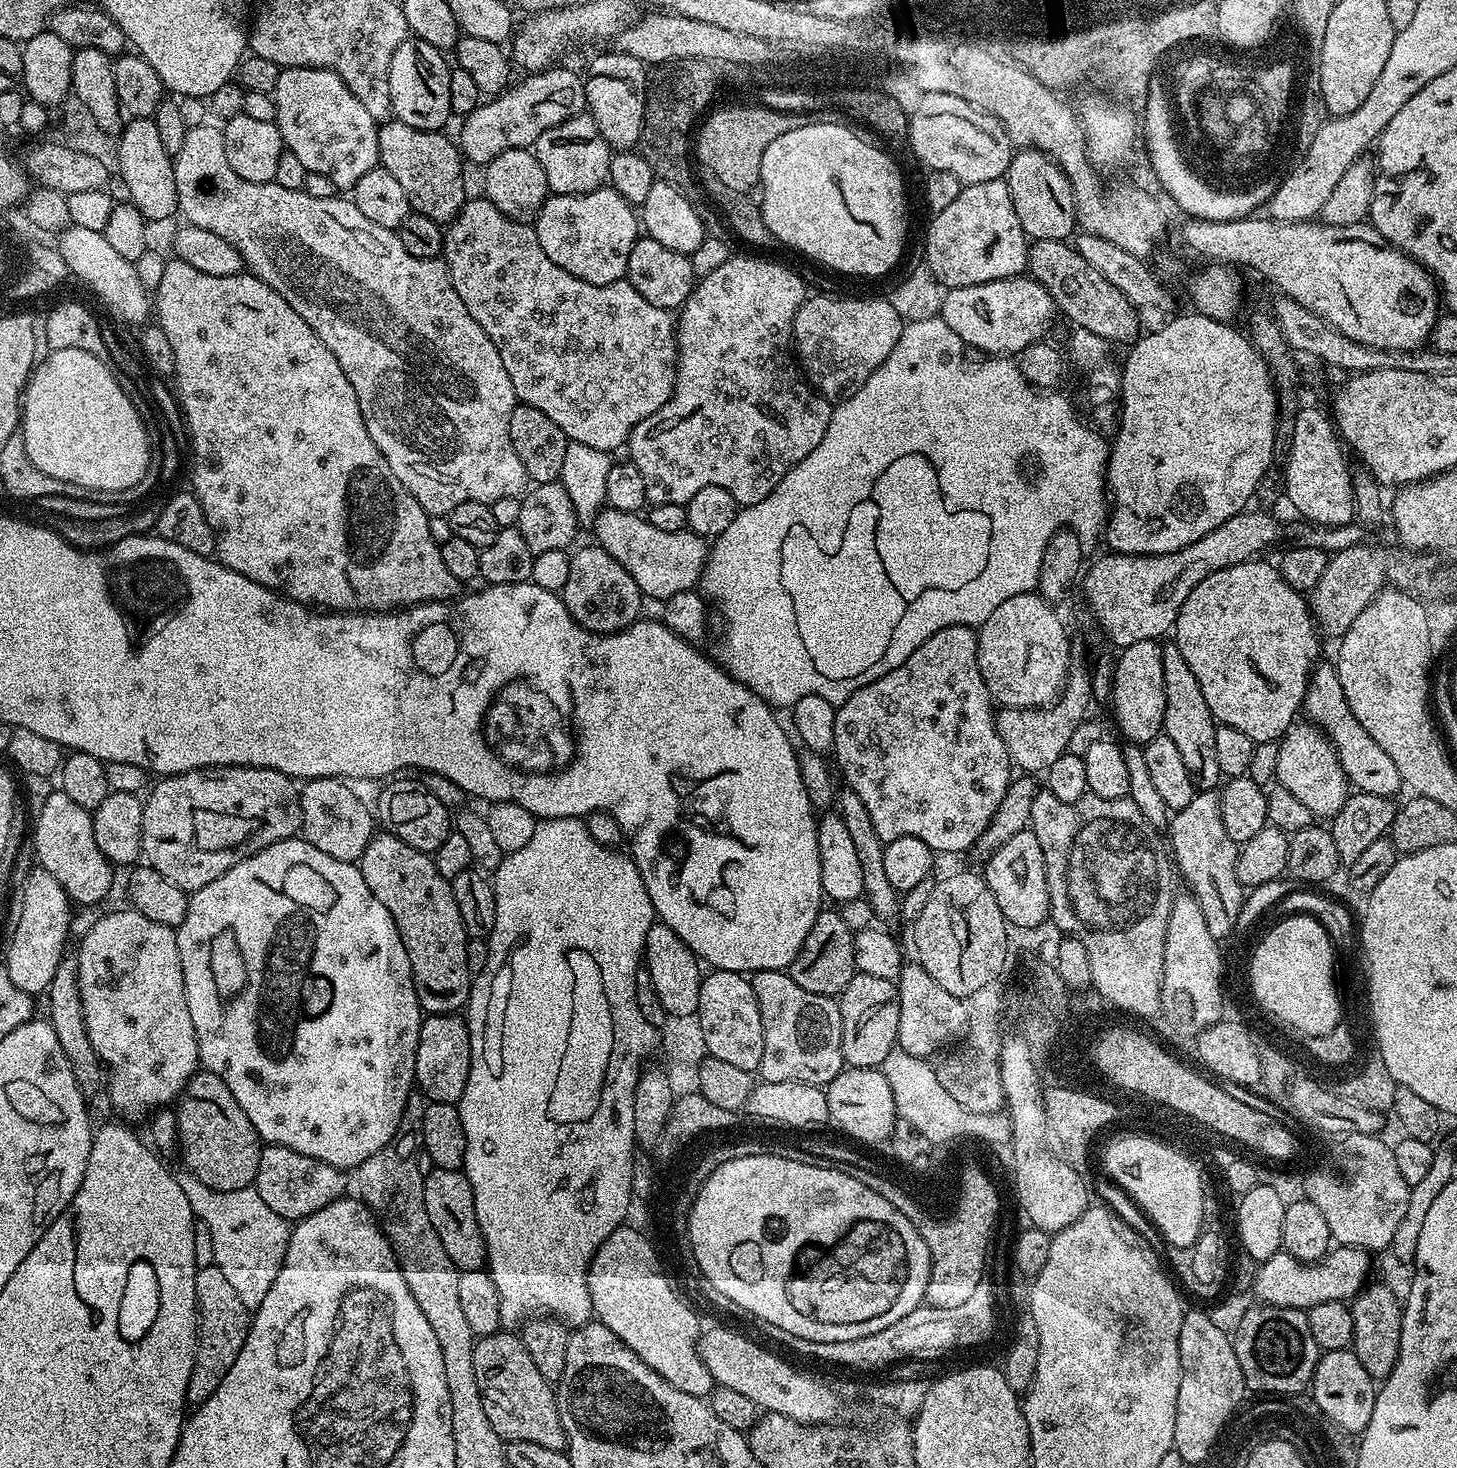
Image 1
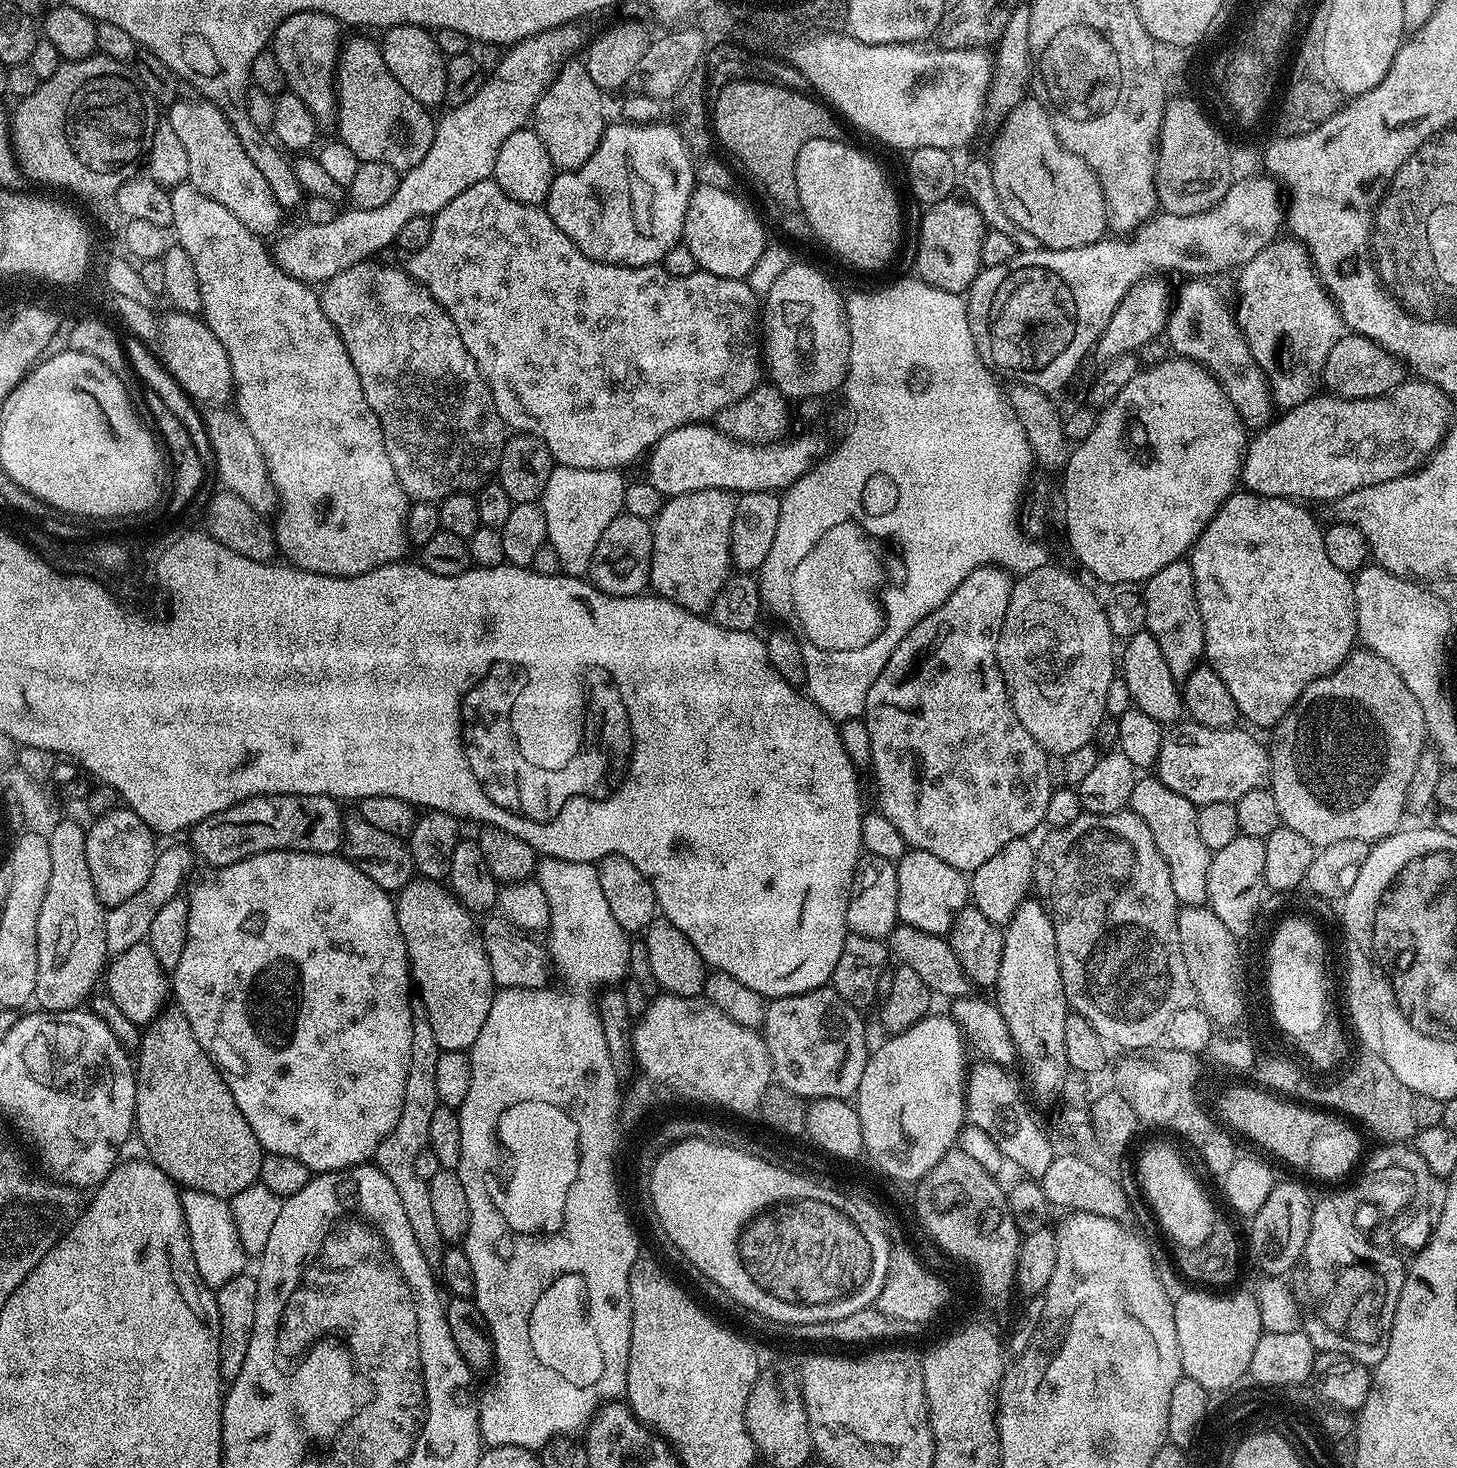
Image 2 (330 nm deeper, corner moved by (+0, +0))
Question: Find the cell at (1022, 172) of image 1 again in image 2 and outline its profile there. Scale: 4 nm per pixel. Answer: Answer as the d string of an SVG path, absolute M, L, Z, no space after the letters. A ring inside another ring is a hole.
M1025 98L1007 112L1008 117L992 140L990 155L994 187L1006 213L1046 248L1070 250L1105 239L1109 231L1108 207L1094 170L1062 146L1039 100Z

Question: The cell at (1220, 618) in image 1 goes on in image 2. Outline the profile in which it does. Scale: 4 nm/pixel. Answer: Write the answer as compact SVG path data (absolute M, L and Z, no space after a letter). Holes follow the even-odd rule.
M1237 490L1228 497L1222 507L1216 511L1214 518L1202 530L1202 534L1192 546L1190 563L1194 582L1196 583L1196 597L1204 623L1204 655L1207 663L1211 664L1218 678L1226 682L1226 690L1230 690L1234 702L1238 702L1241 717L1260 728L1271 729L1280 723L1296 704L1296 699L1304 693L1306 686L1310 686L1319 678L1333 672L1347 656L1354 651L1357 643L1356 635L1356 607L1354 606L1353 577L1349 573L1338 570L1334 562L1330 562L1330 554L1326 554L1324 528L1310 513L1303 503L1295 500L1286 500L1283 496L1257 496L1247 490Z

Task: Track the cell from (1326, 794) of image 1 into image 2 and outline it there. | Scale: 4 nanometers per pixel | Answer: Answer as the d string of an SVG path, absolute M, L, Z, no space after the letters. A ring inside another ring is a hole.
M1369 650L1352 651L1342 666L1306 686L1272 734L1270 791L1278 802L1283 827L1298 830L1317 849L1347 840L1385 840L1401 827L1414 770L1426 747L1426 733L1418 698L1410 694L1402 674L1386 658Z

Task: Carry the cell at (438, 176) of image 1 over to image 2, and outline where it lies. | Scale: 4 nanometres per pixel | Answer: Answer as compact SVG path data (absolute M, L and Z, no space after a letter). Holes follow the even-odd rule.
M356 36L353 40L345 39L343 41L340 54L336 58L336 119L334 121L334 127L338 131L338 139L342 141L346 146L350 146L350 150L354 150L354 154L361 160L361 162L386 162L386 166L394 166L397 172L403 174L409 172L414 166L418 166L418 162L422 162L422 158L426 158L426 150L430 150L430 146L434 142L434 134L436 133L437 121L432 120L432 116L425 105L419 104L415 98L409 92L405 90L401 84L398 83L398 78L394 78L394 74L390 74L390 66L386 66L386 58L382 54L379 43L374 39L367 40L364 36Z

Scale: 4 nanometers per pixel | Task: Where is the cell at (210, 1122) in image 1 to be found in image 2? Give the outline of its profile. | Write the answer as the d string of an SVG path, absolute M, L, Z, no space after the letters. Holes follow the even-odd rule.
M178 1006L165 1007L148 1023L143 1032L144 1037L140 1040L140 1060L138 1056L134 1064L136 1069L136 1123L134 1132L137 1137L140 1135L140 1140L144 1143L145 1150L148 1151L145 1152L147 1159L160 1167L172 1179L173 1184L181 1189L214 1194L220 1200L231 1201L234 1194L242 1194L242 1190L246 1190L246 1186L259 1181L262 1162L266 1155L264 1147L258 1142L258 1138L254 1138L254 1130L250 1130L250 1122L246 1122L246 1118L242 1118L242 1110L238 1110L238 1102L234 1102L234 1094L230 1094L230 1090L226 1086L224 1073L216 1067L216 1063L200 1045L198 1038L194 1038L194 1030L190 1030L190 1022Z

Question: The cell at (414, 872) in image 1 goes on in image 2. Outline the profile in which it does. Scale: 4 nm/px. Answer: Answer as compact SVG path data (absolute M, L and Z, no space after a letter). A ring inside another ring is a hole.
M414 878L405 888L401 888L396 900L396 913L398 914L398 926L402 930L402 938L406 942L406 950L408 951L408 966L415 991L426 1006L426 1014L430 1022L430 1030L434 1030L434 1038L438 1042L441 1052L468 1052L474 1046L474 1042L478 1042L478 1033L482 1031L482 1026L486 1023L486 1014L490 1014L490 1006L492 999L496 997L498 989L492 975L490 974L490 962L486 958L486 950L484 949L484 938L479 927L472 928L473 913L469 912L451 891L443 883L434 880L425 880L423 878Z

